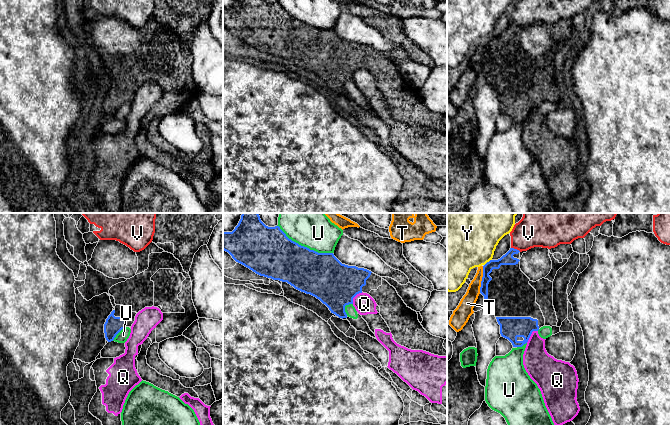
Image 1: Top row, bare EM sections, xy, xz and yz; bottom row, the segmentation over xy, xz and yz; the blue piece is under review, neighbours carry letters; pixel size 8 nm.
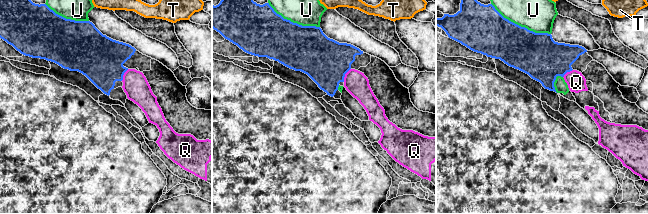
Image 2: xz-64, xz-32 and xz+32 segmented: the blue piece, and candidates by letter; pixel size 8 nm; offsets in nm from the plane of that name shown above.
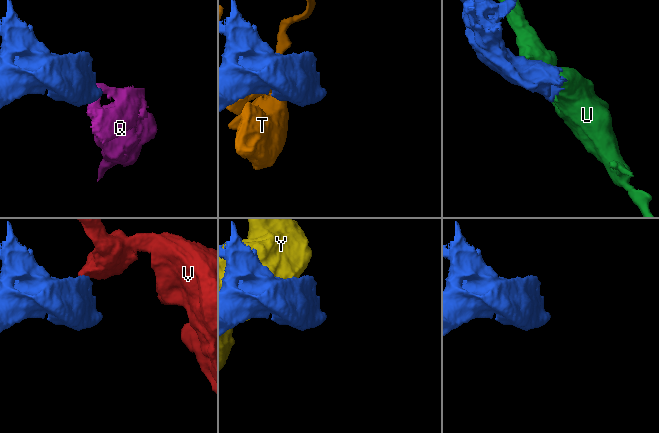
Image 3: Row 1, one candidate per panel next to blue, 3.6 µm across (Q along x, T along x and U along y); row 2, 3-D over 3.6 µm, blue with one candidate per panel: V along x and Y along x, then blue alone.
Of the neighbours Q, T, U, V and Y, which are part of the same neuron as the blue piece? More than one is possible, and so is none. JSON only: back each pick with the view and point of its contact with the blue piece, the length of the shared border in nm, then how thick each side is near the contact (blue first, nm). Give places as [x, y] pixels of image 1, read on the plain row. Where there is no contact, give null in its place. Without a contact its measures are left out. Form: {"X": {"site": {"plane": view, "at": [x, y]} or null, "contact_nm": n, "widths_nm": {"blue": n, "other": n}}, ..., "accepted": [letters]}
{"accepted": []}

